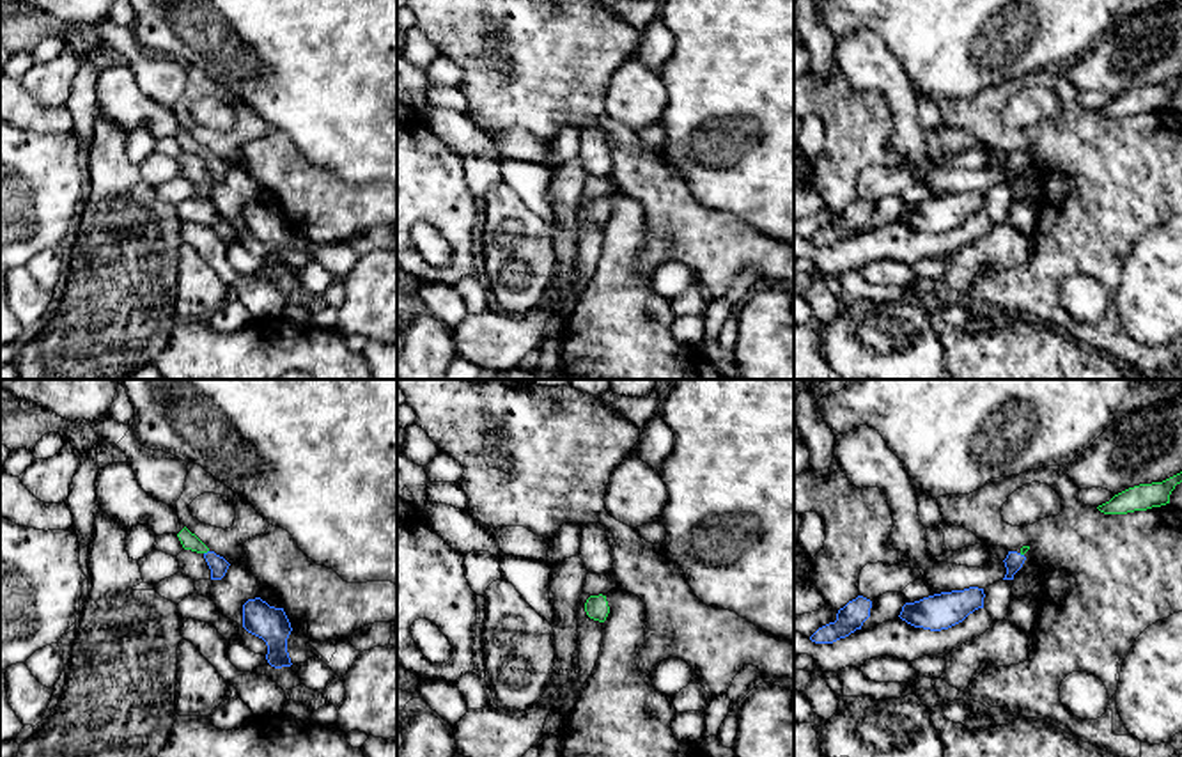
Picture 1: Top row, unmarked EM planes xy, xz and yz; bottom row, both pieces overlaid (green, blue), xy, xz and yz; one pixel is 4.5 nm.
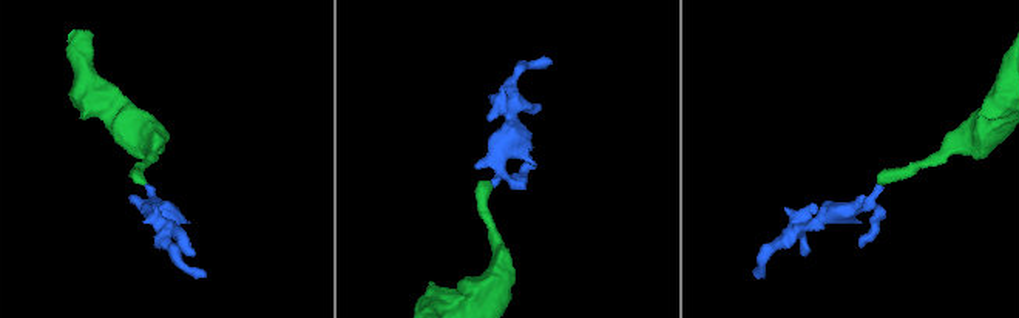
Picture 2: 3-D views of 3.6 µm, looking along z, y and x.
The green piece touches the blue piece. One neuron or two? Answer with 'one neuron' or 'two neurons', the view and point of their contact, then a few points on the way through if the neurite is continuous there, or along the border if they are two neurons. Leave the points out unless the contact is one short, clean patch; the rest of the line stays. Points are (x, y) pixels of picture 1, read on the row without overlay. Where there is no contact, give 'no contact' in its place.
one neuron; contact xy (206, 155); way xy (190, 144), (206, 155), (218, 169)

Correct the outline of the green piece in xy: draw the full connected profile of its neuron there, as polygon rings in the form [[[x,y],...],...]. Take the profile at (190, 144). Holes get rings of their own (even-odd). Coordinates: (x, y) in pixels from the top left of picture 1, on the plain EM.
[[[186,129],[177,137],[181,147],[184,152],[191,152],[197,156],[202,156],[209,172],[211,172],[211,183],[222,183],[229,172],[229,165],[211,154],[195,137],[191,137]]]

